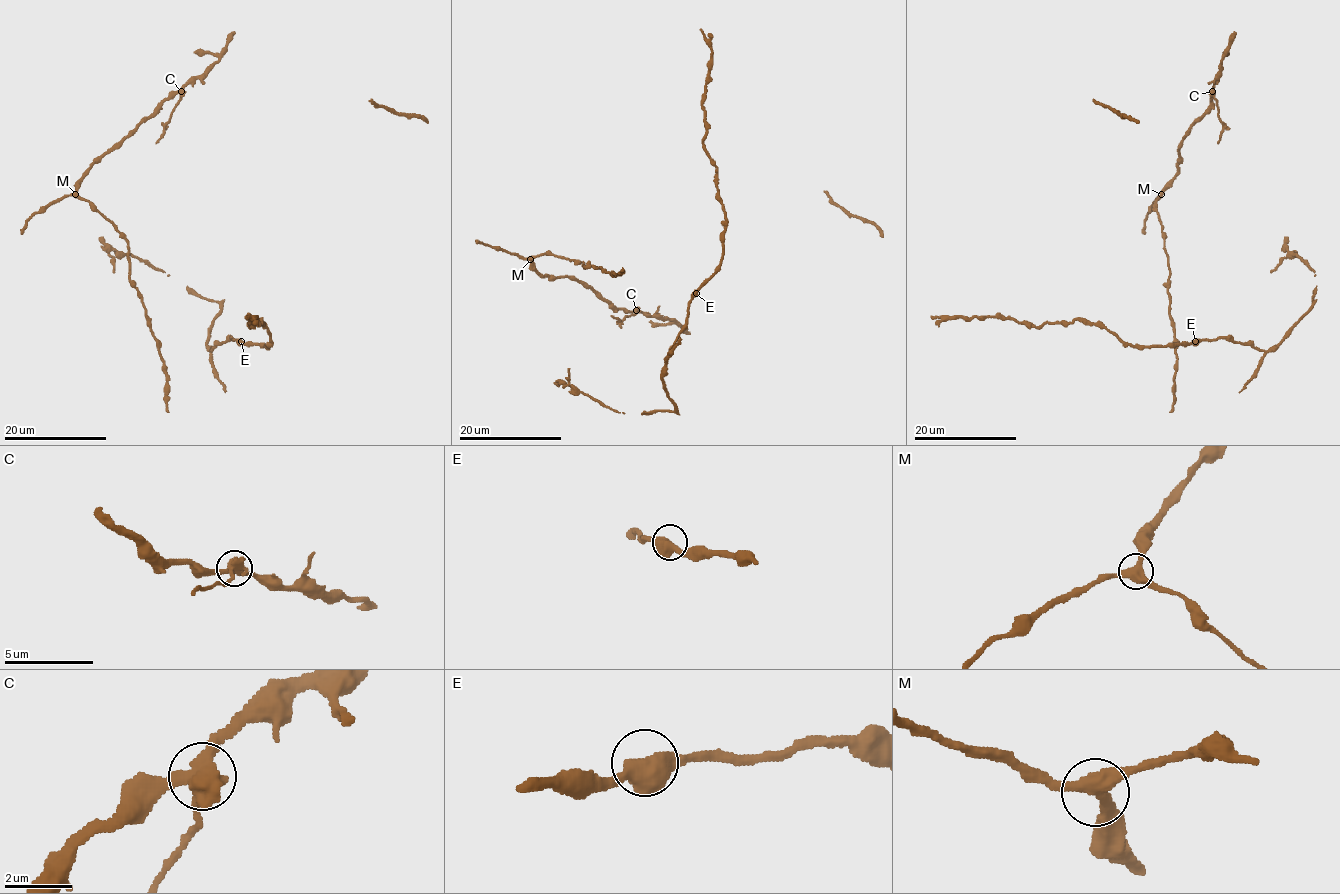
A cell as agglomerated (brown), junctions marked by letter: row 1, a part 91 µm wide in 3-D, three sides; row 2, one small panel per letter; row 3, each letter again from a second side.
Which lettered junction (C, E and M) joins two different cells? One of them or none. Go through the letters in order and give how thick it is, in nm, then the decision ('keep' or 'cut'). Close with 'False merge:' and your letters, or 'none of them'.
C: 440 nm | cut
E: 550 nm | keep
M: 420 nm | keep
False merge: C

